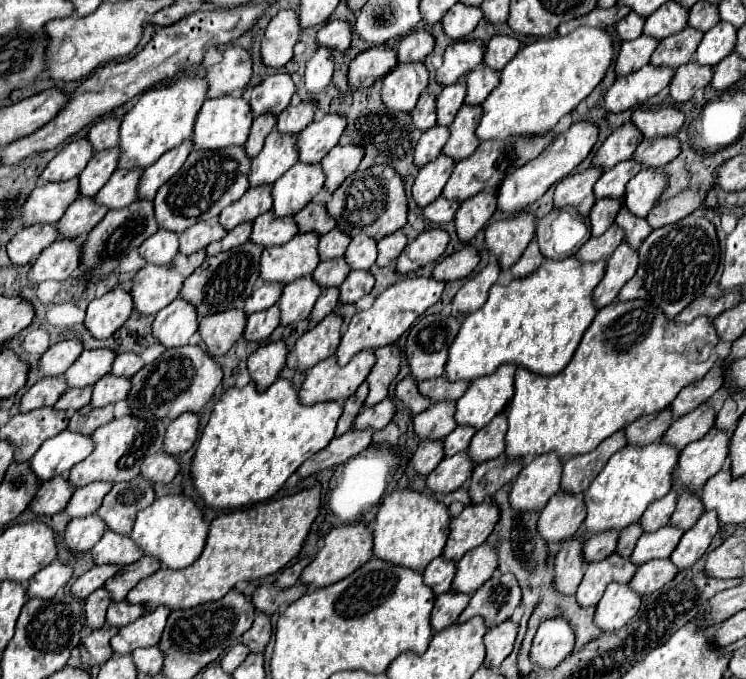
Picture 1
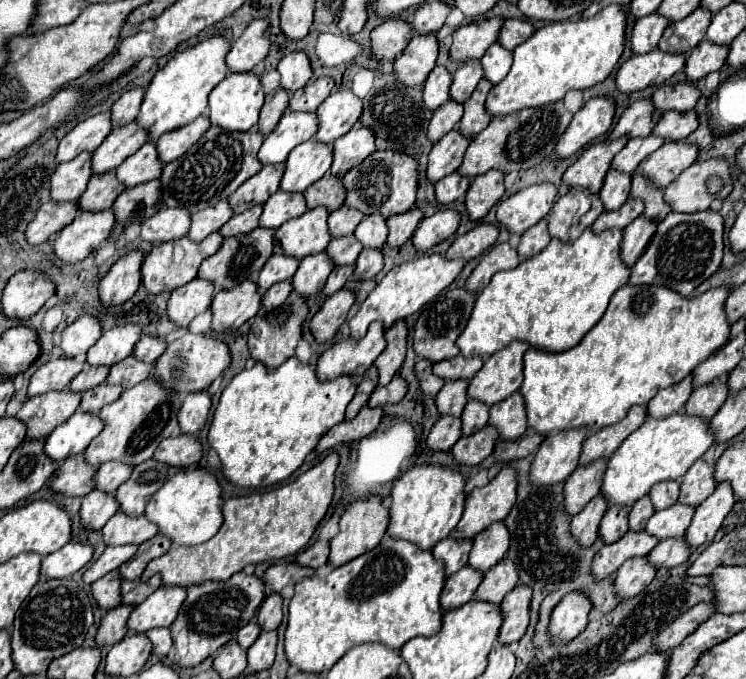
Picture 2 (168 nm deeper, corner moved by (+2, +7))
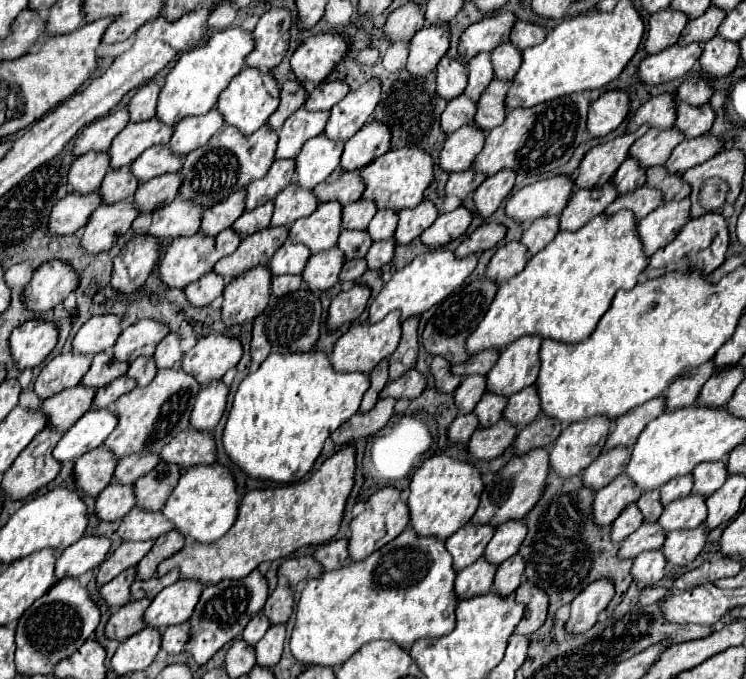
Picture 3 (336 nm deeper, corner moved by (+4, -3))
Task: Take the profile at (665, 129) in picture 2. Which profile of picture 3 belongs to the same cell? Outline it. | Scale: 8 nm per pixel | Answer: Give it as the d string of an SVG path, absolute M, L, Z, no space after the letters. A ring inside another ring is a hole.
M681 104L677 108L677 122L675 128L681 130L687 138L697 138L705 132L711 130L715 122L715 112L709 104L705 106L689 106L689 104Z

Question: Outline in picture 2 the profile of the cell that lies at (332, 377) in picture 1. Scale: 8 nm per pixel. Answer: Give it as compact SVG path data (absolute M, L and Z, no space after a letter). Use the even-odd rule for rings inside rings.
M373 322L363 340L355 342L351 338L335 342L333 348L325 350L317 360L317 378L321 382L329 382L339 378L341 374L361 376L385 350L383 324ZM359 368L359 374L357 374Z

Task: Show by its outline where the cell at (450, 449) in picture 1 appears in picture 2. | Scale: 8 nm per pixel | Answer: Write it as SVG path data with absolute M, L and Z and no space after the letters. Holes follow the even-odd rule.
M467 402L463 414L461 414L461 424L463 424L463 436L471 436L479 432L479 428L487 426L489 418L489 406L481 402Z

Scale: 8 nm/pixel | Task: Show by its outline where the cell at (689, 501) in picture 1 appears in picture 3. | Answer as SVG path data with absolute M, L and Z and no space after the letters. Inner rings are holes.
M717 460L711 464L701 462L701 466L697 466L697 470L693 470L693 478L695 478L693 492L701 492L705 496L711 496L717 488L723 486L727 476L729 476L729 472L725 470L723 460Z

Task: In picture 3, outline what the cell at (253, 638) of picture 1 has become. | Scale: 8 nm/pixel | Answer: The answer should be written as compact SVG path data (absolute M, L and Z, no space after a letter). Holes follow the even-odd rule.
M279 584L275 592L267 598L267 604L263 608L265 616L271 620L271 624L287 622L293 612L293 590L289 584Z

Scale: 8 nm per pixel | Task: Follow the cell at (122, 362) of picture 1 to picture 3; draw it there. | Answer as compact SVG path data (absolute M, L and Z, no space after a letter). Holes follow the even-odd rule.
M169 334L161 340L161 344L157 346L155 350L155 362L157 362L157 368L171 368L175 366L177 362L181 362L183 358L183 350L179 346L181 338L177 334Z

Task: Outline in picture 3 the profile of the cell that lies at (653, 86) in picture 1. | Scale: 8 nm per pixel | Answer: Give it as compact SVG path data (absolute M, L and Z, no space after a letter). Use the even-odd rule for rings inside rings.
M687 44L687 46L671 46L659 54L647 56L639 66L639 76L643 82L657 86L661 82L669 82L675 78L685 76L693 64L699 60L703 48L701 44Z

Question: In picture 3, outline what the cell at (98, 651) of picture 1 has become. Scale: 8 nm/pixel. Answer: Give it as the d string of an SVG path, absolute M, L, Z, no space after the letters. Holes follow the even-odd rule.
M147 598L135 600L135 602L127 602L115 614L111 614L111 618L107 622L107 628L105 628L107 638L123 642L129 636L137 634L139 630L143 630L147 626L143 622L143 614L149 608L149 604L151 604L151 600L147 600Z

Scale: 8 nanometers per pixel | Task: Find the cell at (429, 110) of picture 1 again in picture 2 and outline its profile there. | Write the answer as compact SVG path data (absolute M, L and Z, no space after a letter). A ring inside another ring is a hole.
M435 66L423 88L423 104L429 110L437 110L443 102L449 100L451 74L443 66Z

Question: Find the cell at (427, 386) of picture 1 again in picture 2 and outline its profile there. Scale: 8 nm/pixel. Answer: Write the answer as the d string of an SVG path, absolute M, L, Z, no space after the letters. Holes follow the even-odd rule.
M461 354L451 358L451 360L443 360L439 364L433 364L433 374L443 378L445 382L453 382L453 380L471 380L477 370L481 368L483 360L479 356L475 358L463 358Z

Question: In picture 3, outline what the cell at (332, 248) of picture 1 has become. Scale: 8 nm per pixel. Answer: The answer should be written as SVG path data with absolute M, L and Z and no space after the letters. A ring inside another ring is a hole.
M369 200L351 202L349 206L343 208L343 228L365 230L371 218L375 216L375 212L377 212L377 206L373 206L373 202Z

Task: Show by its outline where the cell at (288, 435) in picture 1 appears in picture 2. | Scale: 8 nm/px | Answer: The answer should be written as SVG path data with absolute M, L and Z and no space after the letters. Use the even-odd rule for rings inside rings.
M289 358L275 370L267 370L263 364L255 364L249 370L239 372L223 390L219 404L213 412L207 442L219 454L223 476L227 482L239 488L269 488L287 480L305 460L305 456L317 446L321 436L335 424L343 422L347 404L355 394L355 382L351 376L339 376L331 382L319 382L315 368L301 364L297 358Z

